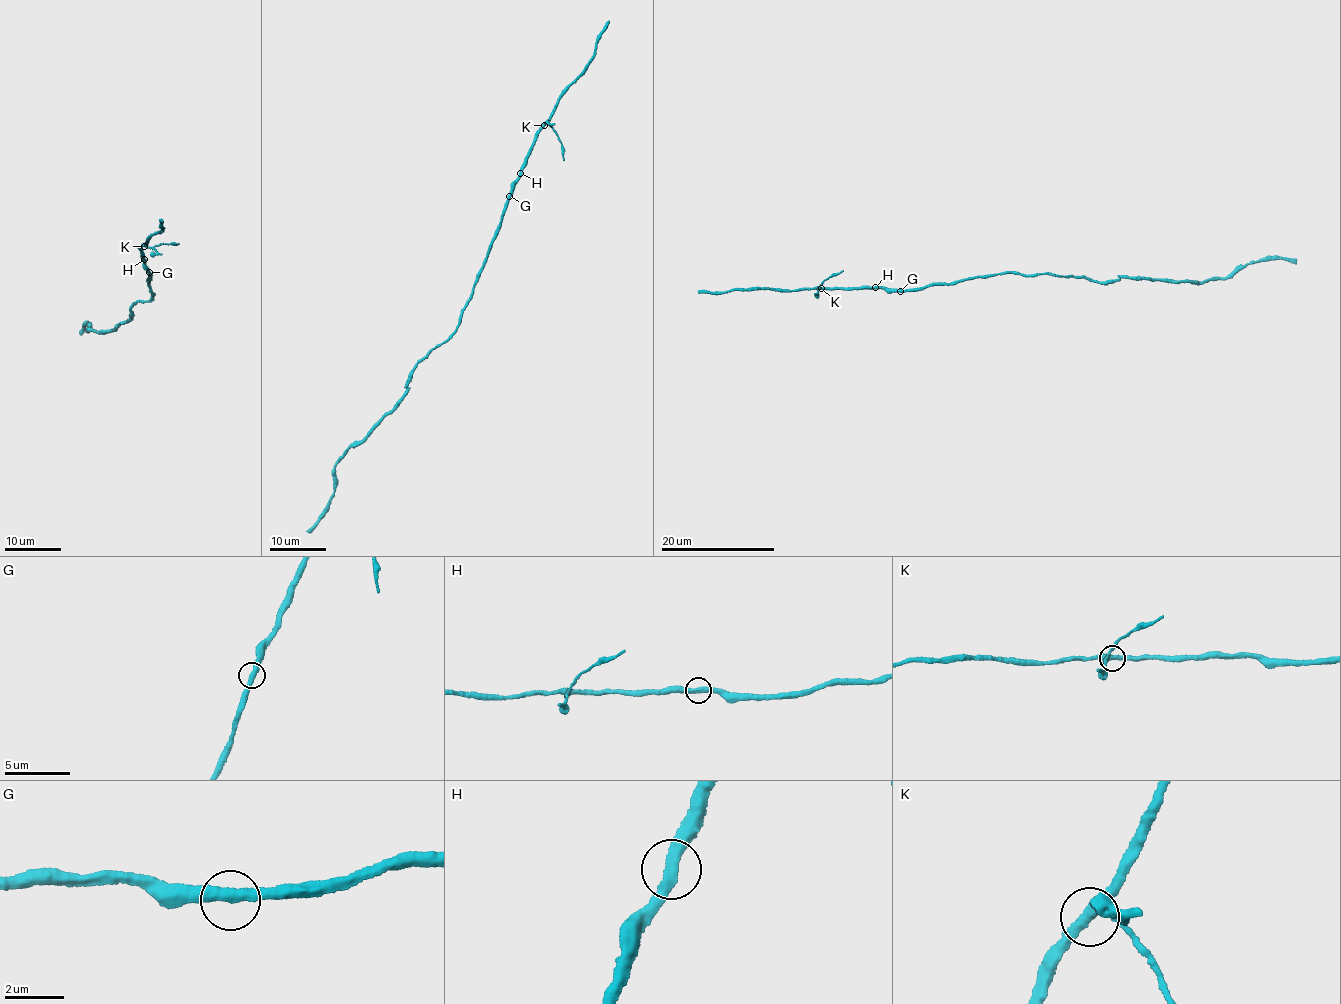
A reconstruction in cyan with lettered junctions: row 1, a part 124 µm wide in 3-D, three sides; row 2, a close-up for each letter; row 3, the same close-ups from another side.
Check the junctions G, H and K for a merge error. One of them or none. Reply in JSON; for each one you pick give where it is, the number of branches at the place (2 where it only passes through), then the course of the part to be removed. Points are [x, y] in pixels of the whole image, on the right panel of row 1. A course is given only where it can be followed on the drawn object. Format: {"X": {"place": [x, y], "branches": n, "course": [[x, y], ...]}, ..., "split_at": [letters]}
{"K": {"place": [821, 288], "branches": 3, "course": [[820, 289], [829, 276], [843, 269]]}, "split_at": ["K"]}

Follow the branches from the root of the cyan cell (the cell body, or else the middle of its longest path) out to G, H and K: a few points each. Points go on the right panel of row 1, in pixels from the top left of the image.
G: (1006, 272), (900, 291)
H: (1006, 272), (933, 283), (911, 290), (889, 292), (875, 287)
K: (1006, 272), (933, 283), (911, 290), (820, 289)

